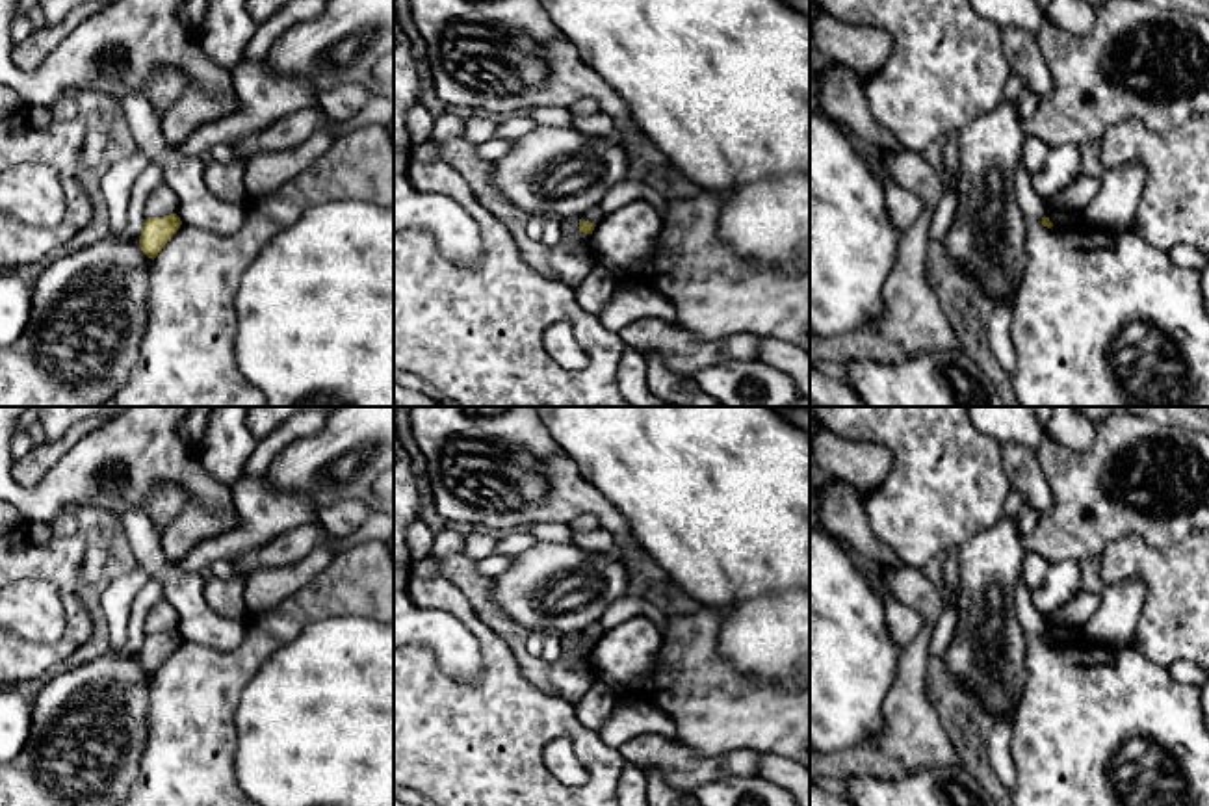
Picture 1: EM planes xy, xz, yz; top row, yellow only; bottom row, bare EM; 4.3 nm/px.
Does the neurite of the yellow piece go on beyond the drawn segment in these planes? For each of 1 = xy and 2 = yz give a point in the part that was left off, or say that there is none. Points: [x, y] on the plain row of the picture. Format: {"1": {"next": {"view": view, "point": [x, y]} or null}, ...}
{"1": {"next": null}, "2": {"next": null}}

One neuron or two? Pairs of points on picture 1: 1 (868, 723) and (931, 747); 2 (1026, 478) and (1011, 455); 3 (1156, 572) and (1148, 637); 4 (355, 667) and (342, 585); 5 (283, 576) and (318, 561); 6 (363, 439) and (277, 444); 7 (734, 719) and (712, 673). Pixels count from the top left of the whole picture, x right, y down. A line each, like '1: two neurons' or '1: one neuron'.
1: two neurons
2: one neuron
3: one neuron
4: two neurons
5: one neuron
6: two neurons
7: one neuron

